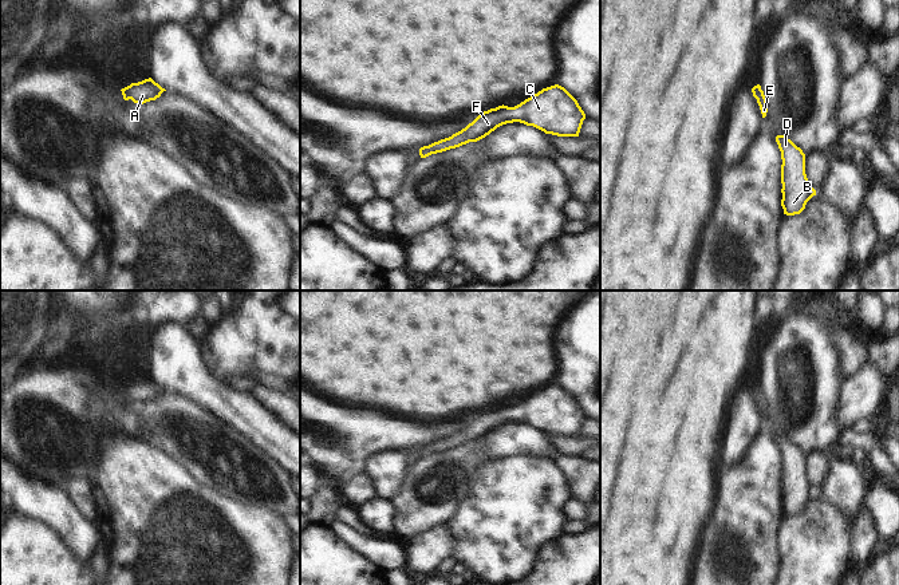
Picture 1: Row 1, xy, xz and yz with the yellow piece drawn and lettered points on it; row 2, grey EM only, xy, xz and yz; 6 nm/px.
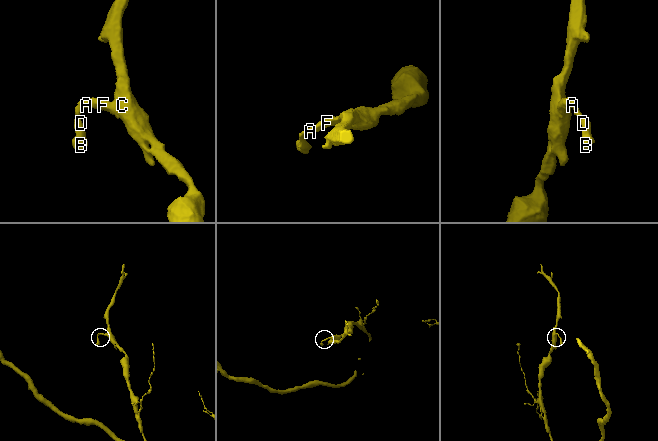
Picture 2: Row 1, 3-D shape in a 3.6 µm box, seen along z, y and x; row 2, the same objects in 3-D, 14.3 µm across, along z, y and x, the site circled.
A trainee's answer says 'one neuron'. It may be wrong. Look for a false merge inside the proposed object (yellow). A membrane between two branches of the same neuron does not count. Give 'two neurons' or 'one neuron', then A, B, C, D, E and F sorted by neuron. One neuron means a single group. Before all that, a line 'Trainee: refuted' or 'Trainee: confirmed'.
Trainee: confirmed
one neuron; groups A B C D E F

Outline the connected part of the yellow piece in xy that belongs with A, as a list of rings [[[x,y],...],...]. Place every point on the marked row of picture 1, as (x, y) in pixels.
[[[149,78],[138,83],[131,83],[121,91],[125,100],[131,99],[137,104],[143,104],[146,102],[155,100],[166,90]]]

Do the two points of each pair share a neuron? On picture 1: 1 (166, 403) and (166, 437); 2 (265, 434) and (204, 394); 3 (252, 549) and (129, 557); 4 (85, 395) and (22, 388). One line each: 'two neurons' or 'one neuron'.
1: one neuron
2: one neuron
3: one neuron
4: one neuron

